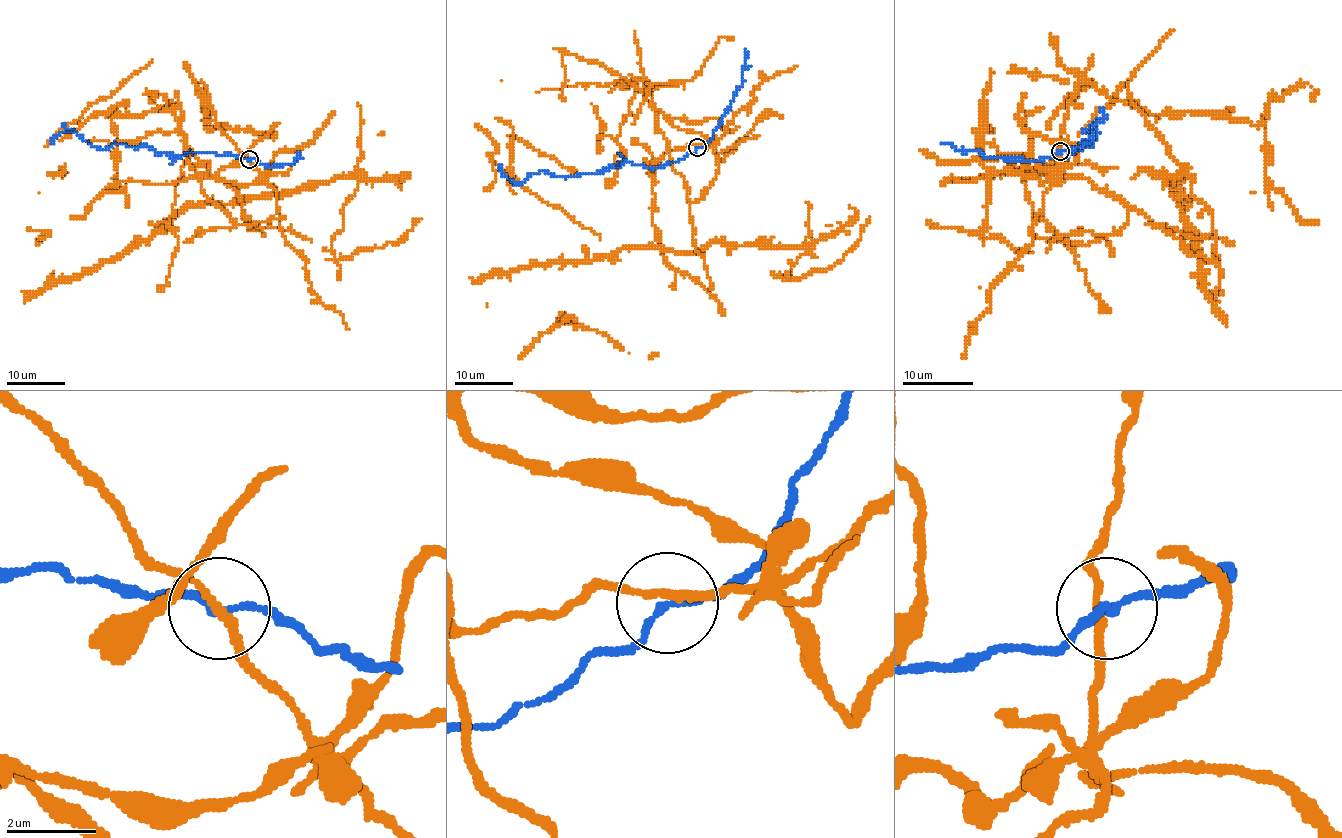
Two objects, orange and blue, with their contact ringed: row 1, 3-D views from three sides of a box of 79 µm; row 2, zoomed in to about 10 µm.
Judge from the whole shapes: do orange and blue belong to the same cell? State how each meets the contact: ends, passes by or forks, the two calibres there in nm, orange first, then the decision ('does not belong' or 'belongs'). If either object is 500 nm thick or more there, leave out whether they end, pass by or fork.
orange passes by; blue passes by; calibres 180 and 130 nm; does not belong

